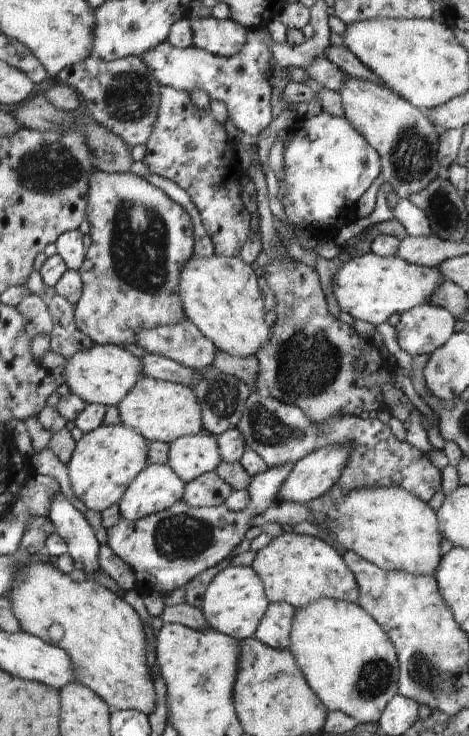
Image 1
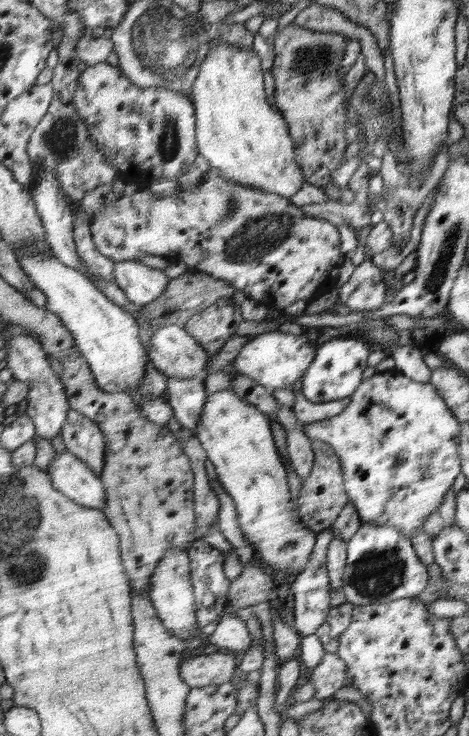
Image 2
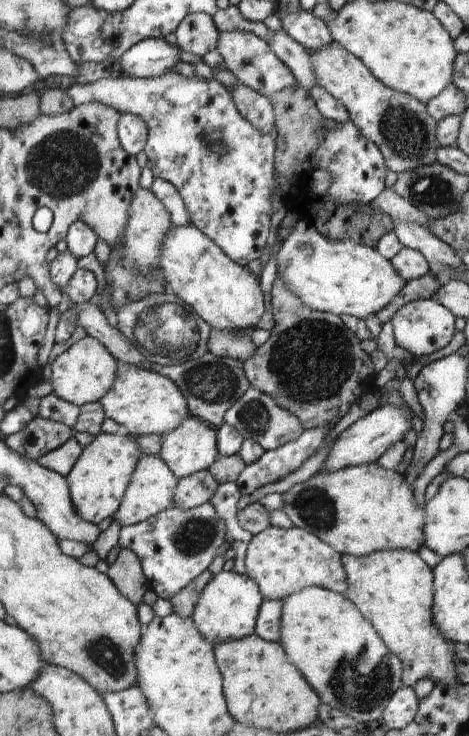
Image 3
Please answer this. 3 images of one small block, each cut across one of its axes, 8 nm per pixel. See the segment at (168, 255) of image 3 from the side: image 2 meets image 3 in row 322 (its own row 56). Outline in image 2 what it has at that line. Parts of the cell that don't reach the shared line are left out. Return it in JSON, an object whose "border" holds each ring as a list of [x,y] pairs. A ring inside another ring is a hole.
{"border":[[[213,38],[211,52],[201,64],[193,92],[200,156],[232,184],[261,188],[291,198],[300,190],[303,169],[295,158],[295,144],[282,116],[264,98],[260,58],[250,50],[238,50],[221,38]]]}

